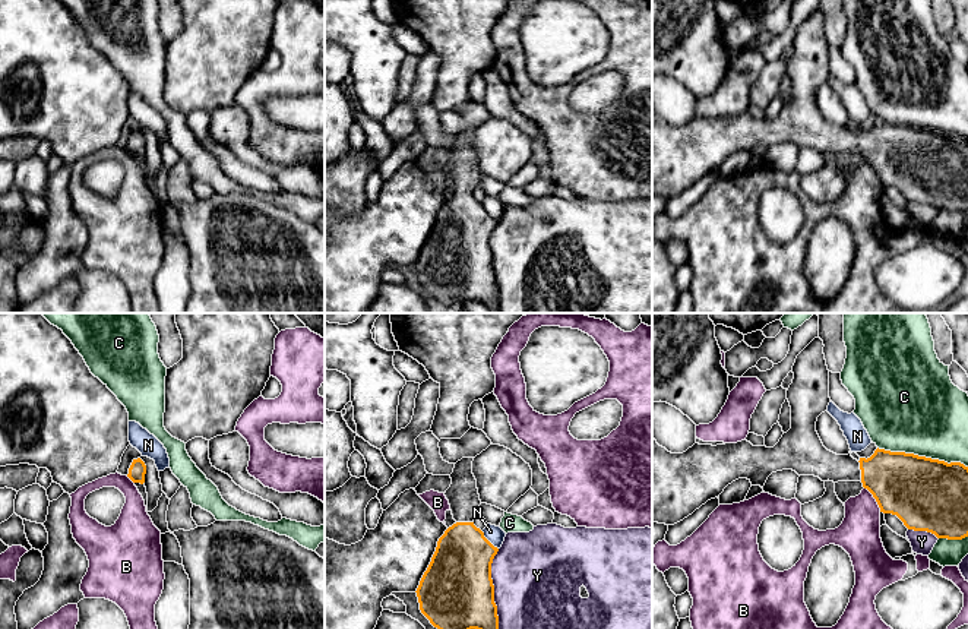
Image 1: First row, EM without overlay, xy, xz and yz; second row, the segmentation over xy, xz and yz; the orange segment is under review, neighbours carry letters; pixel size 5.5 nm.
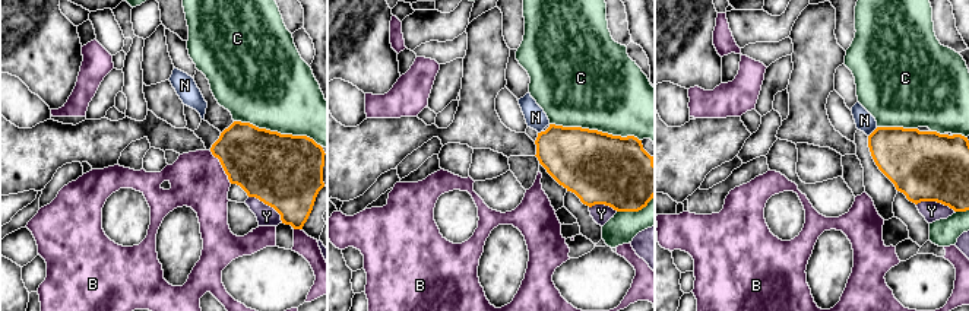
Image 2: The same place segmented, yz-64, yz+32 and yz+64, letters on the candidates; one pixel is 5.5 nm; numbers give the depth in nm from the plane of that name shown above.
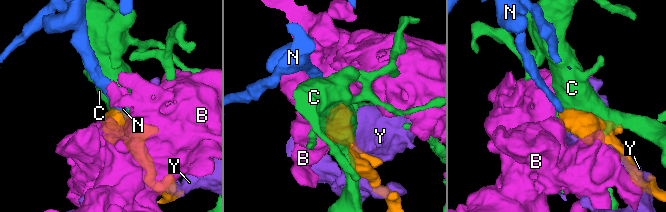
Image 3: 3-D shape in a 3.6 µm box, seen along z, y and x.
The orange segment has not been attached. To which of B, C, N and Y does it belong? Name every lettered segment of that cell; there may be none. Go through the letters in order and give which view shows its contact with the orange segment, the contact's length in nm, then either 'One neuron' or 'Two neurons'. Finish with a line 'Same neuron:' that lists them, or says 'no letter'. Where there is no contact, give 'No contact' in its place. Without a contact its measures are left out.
B: Touches orange in yz. Shared border 160 nm. Two neurons
C: Touches orange in yz. Shared border 500 nm. Two neurons
N: Touches orange in xz. Shared border 140 nm. Two neurons
Y: Touches orange in xz. Shared border 440 nm. Two neurons
Same neuron: no letter

